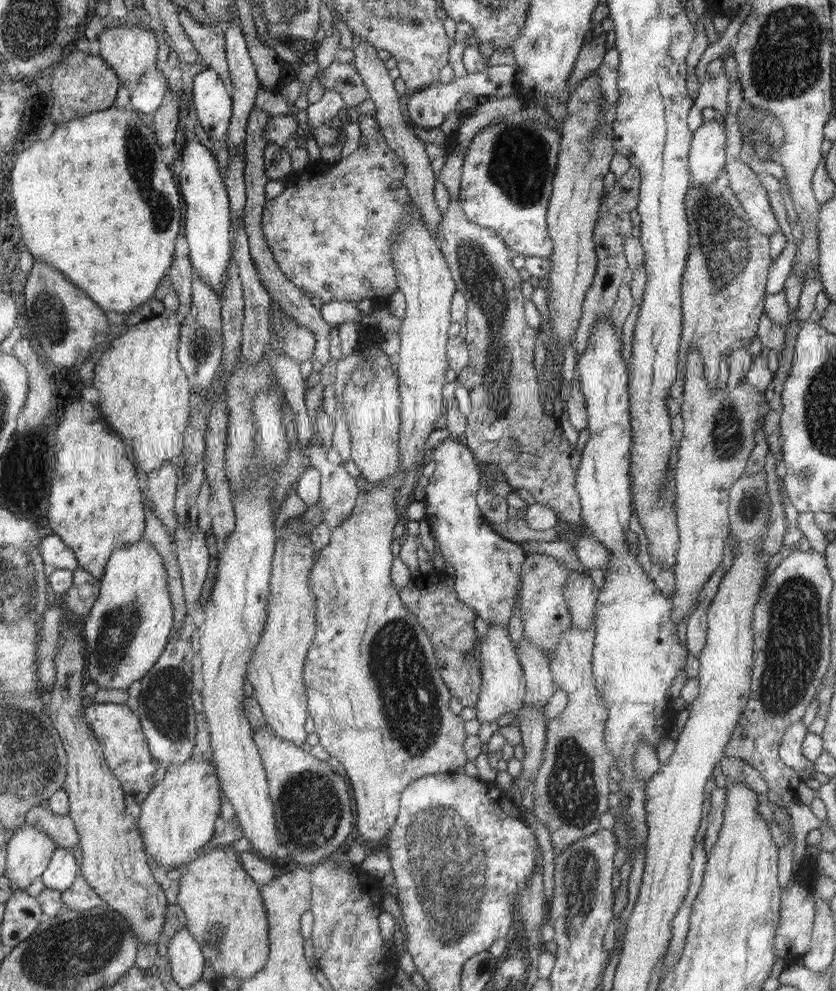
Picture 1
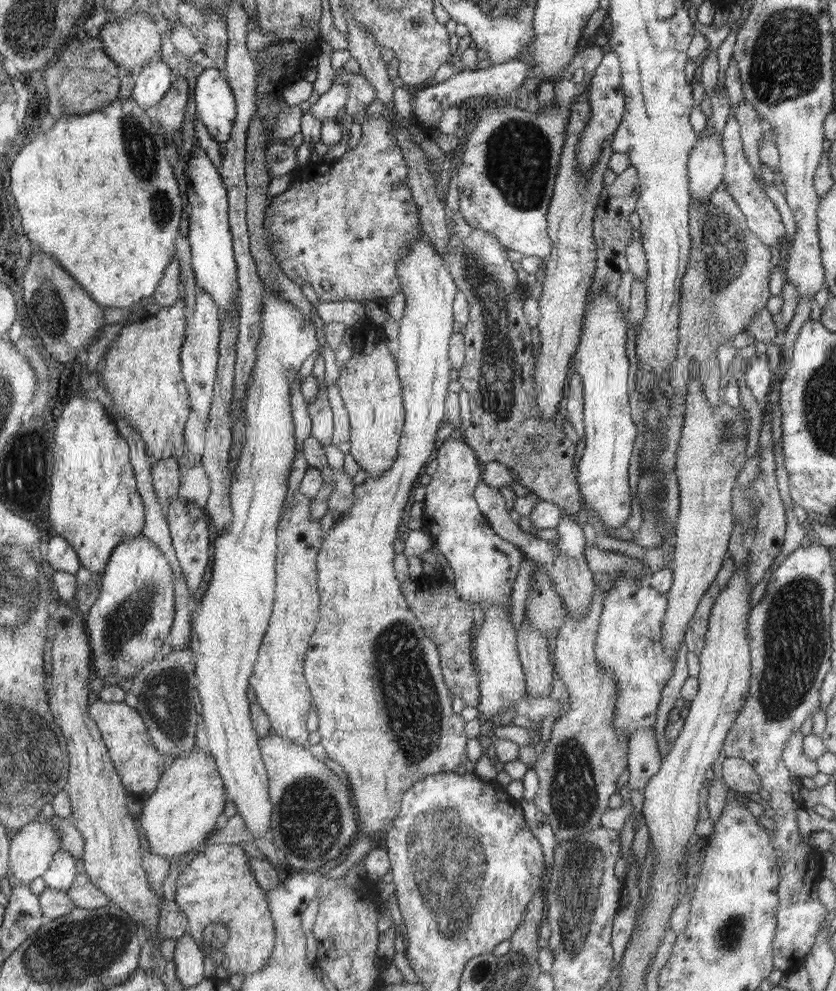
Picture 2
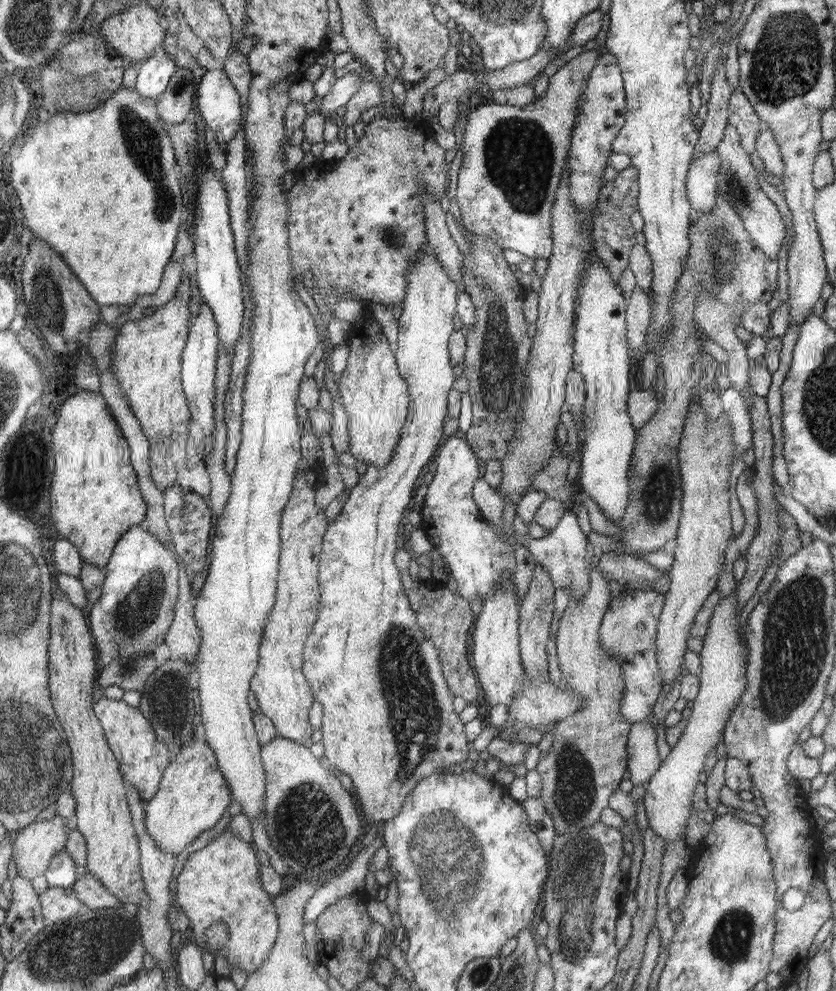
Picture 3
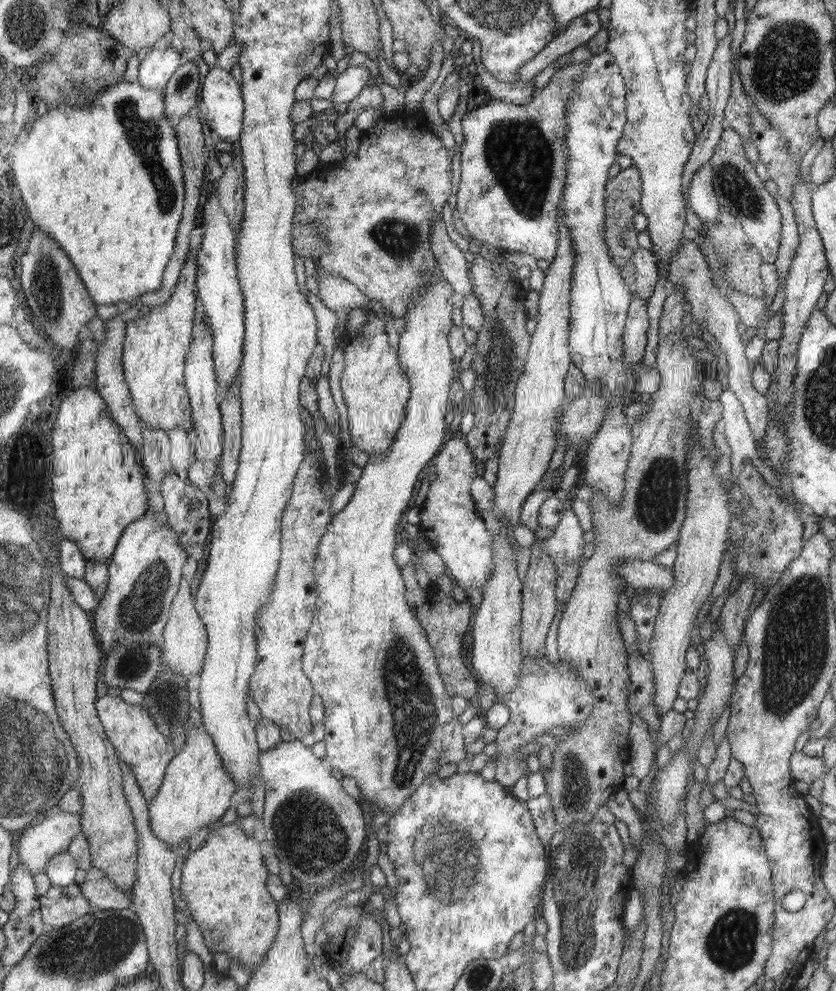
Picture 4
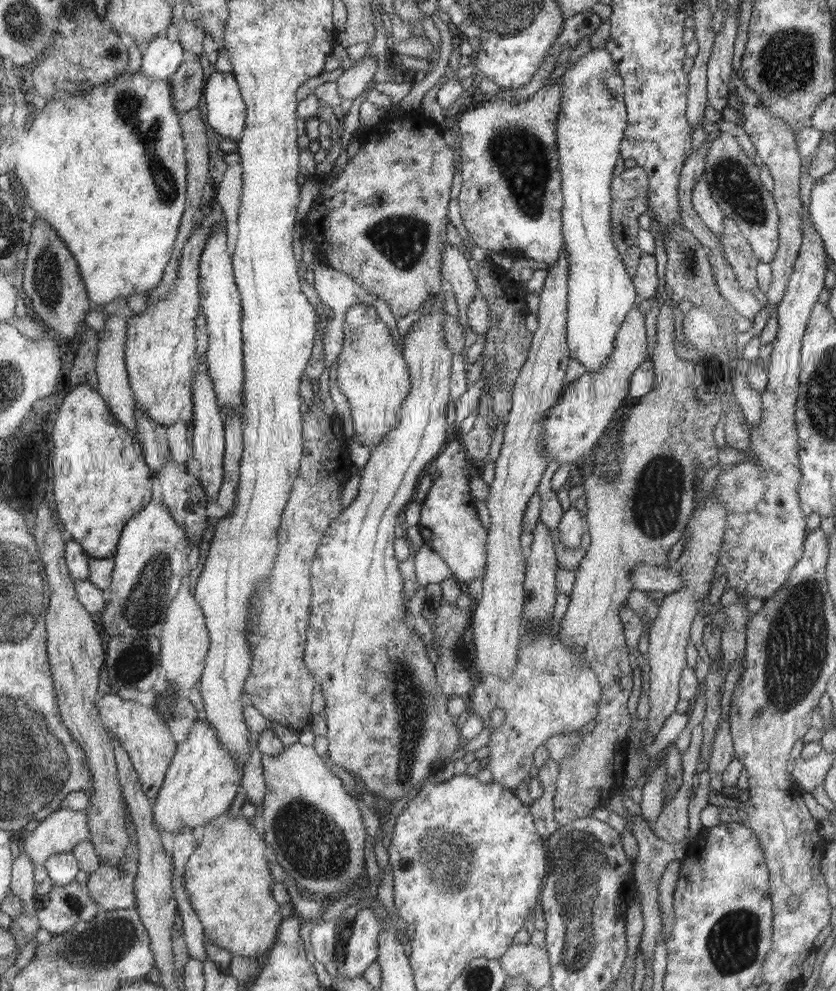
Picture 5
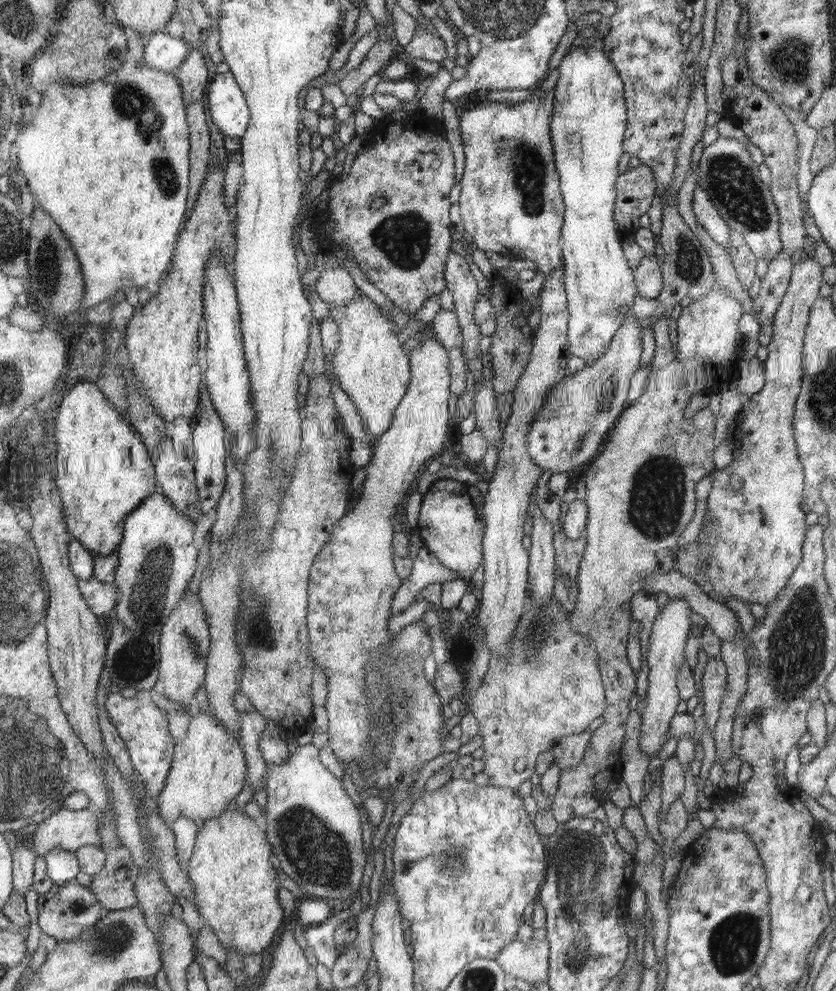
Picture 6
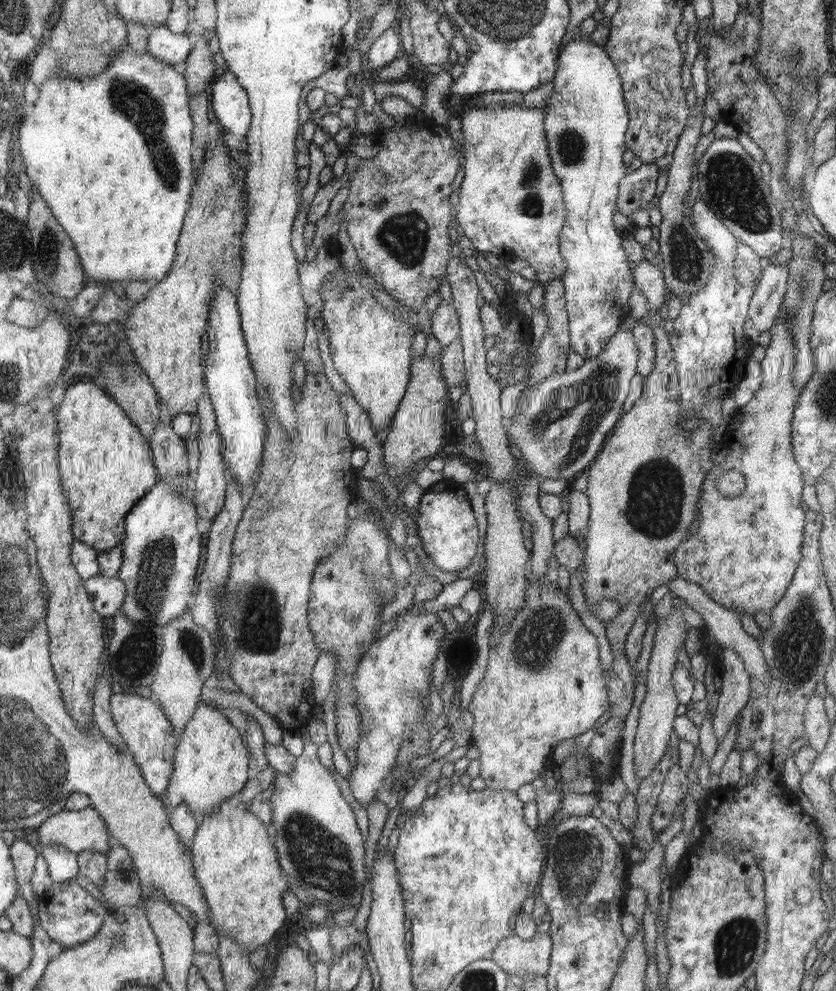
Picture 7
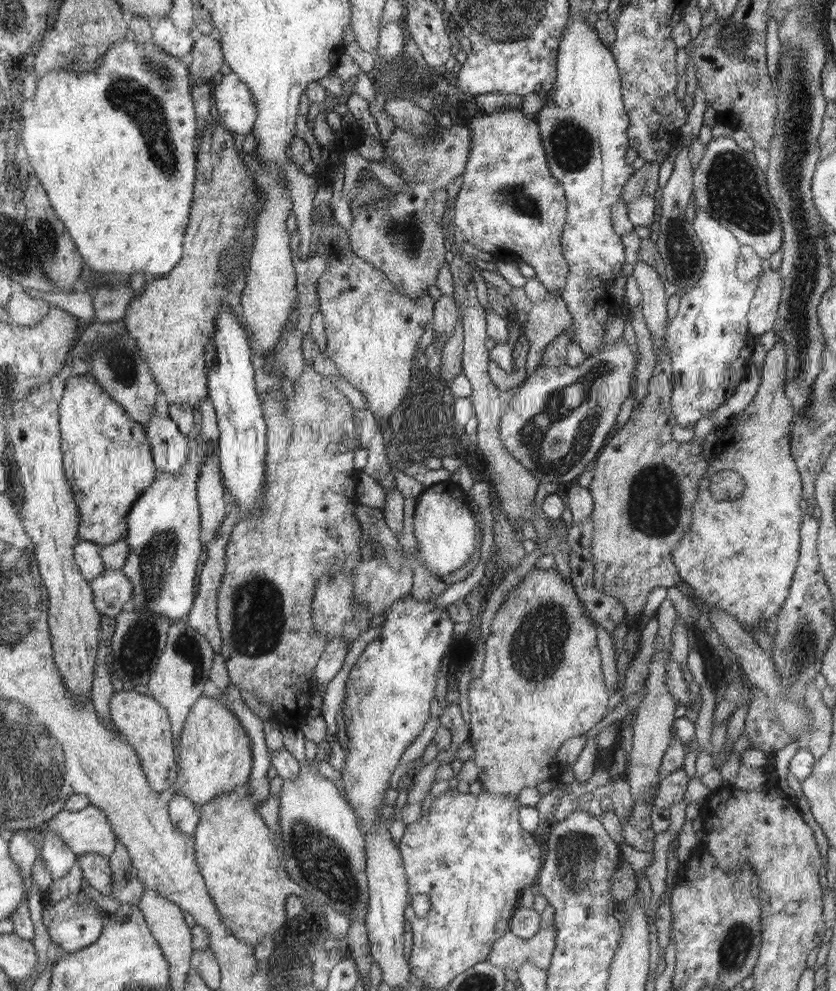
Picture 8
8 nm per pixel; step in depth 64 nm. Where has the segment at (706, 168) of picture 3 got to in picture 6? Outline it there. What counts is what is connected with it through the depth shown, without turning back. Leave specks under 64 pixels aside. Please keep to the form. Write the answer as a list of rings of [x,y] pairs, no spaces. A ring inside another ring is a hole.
[[[700,186],[693,193],[693,212],[705,232],[716,244],[729,252],[732,231],[723,216],[719,214],[718,208],[711,202],[710,196]]]

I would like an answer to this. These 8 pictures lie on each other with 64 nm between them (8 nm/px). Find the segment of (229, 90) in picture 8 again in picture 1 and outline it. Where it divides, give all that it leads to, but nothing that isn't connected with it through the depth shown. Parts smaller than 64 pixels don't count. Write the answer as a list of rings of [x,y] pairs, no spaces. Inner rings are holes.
[[[202,69],[193,79],[192,102],[208,138],[226,141],[234,113],[228,83],[216,71]]]

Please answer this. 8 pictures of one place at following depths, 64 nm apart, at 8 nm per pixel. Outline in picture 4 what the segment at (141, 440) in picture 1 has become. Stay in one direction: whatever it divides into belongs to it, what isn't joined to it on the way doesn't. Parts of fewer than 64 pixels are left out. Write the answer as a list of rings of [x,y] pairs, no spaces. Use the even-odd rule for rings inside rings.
[[[188,254],[170,298],[161,306],[150,308],[150,313],[143,318],[128,322],[125,328],[122,344],[124,380],[130,389],[138,418],[152,429],[168,432],[181,426],[189,431],[193,426],[190,394],[184,386],[184,374],[193,340],[197,273],[196,259]]]

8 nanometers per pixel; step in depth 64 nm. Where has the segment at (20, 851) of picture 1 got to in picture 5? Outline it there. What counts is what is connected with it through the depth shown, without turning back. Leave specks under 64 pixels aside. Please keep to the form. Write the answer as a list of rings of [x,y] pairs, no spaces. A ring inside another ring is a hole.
[[[68,809],[57,810],[30,832],[18,835],[21,851],[32,859],[32,865],[44,864],[56,853],[71,852],[84,840],[90,841],[88,812]]]

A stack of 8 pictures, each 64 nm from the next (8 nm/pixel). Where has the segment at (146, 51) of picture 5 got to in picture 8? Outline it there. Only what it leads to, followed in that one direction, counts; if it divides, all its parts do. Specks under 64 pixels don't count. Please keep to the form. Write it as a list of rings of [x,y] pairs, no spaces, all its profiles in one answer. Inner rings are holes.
[[[162,17],[153,22],[152,41],[166,53],[180,59],[193,48],[195,41],[188,33],[183,33],[176,26],[172,18]]]

